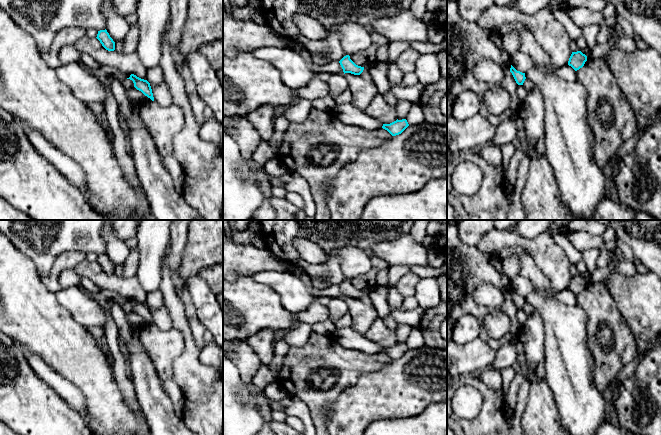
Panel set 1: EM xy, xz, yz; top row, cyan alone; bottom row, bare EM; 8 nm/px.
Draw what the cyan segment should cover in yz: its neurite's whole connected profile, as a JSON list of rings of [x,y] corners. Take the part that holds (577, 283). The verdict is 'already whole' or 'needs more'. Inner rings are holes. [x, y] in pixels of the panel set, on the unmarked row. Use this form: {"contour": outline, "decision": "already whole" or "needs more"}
{"contour": [[[581,275],[572,276],[568,289],[571,290],[575,295],[582,292],[587,285],[587,280],[583,278]]], "decision": "already whole"}

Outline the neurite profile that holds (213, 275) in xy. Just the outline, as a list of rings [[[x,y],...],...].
[[[223,263],[202,268],[198,275],[215,295],[223,293]]]

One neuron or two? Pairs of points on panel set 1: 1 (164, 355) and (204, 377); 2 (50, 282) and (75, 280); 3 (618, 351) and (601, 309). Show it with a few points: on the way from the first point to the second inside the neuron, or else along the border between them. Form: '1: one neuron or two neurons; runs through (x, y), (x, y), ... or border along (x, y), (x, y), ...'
1: two neurons; border along (184, 339), (184, 349), (173, 361), (172, 378)
2: two neurons; border along (72, 268), (67, 268), (60, 273), (60, 287)
3: one neuron; runs through (618, 341), (618, 326), (611, 319)

